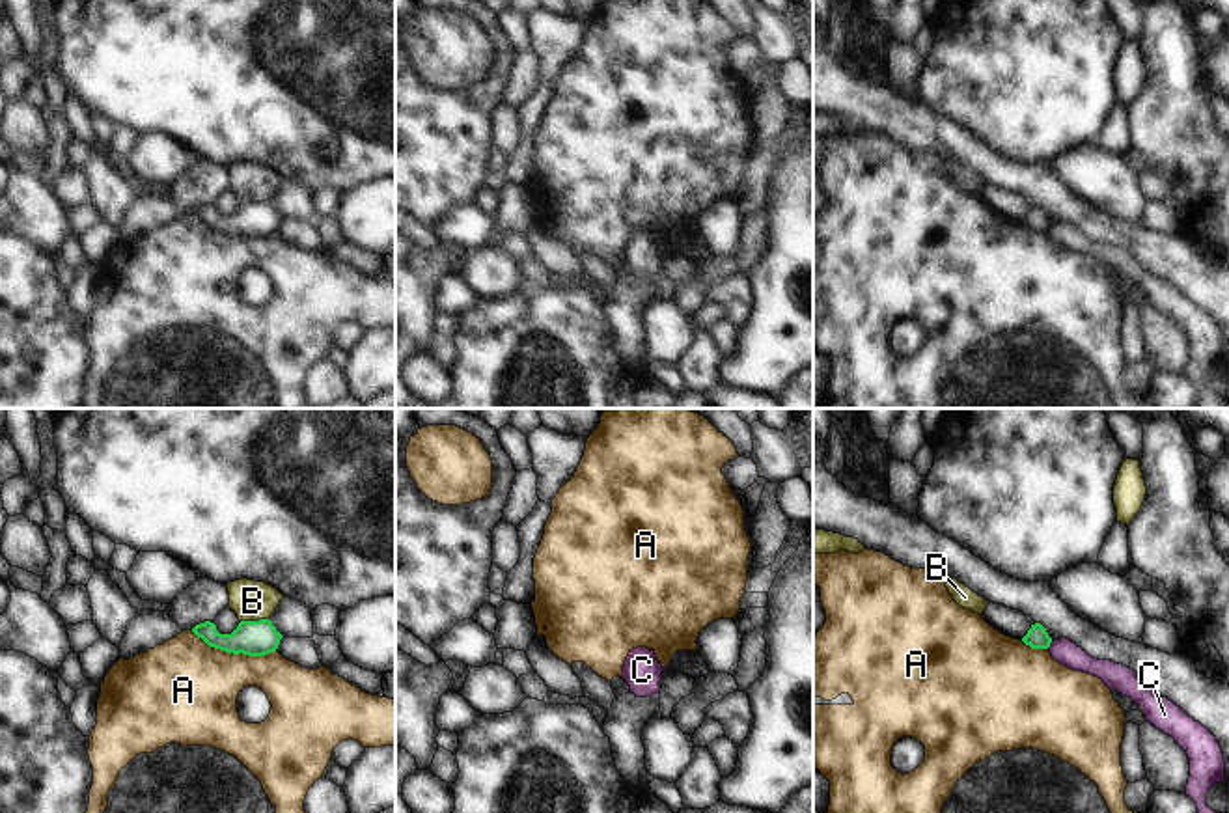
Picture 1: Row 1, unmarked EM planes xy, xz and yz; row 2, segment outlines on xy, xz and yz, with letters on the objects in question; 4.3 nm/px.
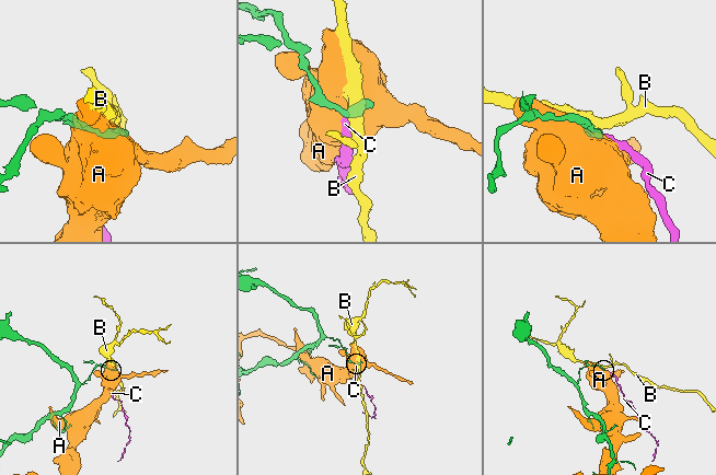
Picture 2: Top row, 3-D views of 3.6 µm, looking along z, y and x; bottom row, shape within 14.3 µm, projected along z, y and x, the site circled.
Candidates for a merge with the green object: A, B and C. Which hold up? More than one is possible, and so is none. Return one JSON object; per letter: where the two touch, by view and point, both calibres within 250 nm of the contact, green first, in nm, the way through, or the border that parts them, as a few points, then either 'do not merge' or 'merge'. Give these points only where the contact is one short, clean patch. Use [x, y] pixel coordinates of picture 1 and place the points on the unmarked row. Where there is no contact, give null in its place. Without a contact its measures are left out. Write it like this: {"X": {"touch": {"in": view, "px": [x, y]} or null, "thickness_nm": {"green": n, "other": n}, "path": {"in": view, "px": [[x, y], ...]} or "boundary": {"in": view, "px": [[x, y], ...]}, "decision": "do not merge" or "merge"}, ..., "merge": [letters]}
{"A": {"touch": {"in": "xy", "px": [234, 235]}, "thickness_nm": {"green": 160, "other": 420}, "decision": "do not merge"}, "B": {"touch": {"in": "xy", "px": [254, 204]}, "thickness_nm": {"green": 160, "other": 170}, "boundary": {"in": "xy", "px": [[269, 200], [241, 204]]}, "decision": "do not merge"}, "C": {"touch": {"in": "yz", "px": [1049, 228]}, "thickness_nm": {"green": 100, "other": 110}, "boundary": {"in": "yz", "px": [[1052, 224], [1047, 230]]}, "decision": "do not merge"}, "merge": []}

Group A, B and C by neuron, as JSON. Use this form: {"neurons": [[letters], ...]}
{"neurons": [["A"], ["B"], ["C"]]}

